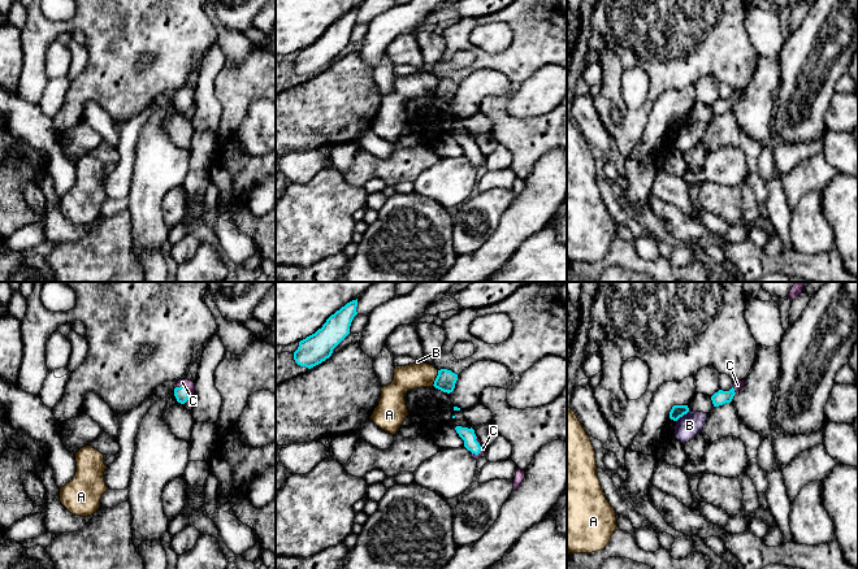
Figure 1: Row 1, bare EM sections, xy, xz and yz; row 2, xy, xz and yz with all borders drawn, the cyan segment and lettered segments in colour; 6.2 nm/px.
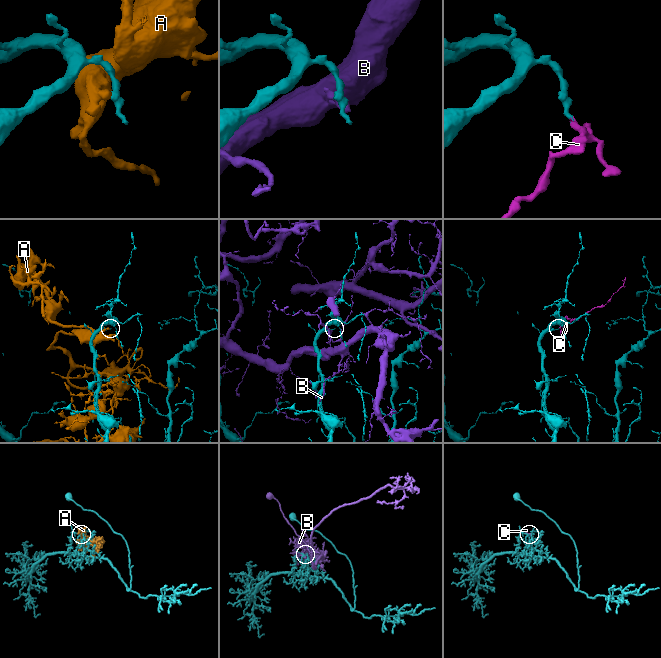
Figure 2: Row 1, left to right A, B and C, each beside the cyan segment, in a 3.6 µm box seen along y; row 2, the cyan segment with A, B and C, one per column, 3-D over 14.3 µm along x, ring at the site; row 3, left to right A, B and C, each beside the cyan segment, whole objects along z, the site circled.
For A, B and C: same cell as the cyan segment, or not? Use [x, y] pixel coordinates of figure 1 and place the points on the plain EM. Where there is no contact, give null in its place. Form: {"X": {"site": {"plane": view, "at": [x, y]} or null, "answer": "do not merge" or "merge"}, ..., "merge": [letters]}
{"A": {"site": {"plane": "xz", "at": [436, 87]}, "answer": "do not merge"}, "B": {"site": {"plane": "yz", "at": [683, 124]}, "answer": "do not merge"}, "C": {"site": {"plane": "xz", "at": [480, 156]}, "answer": "merge"}, "merge": ["C"]}

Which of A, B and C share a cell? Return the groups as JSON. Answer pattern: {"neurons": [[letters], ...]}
{"neurons": [["A"], ["B"], ["C"]]}

